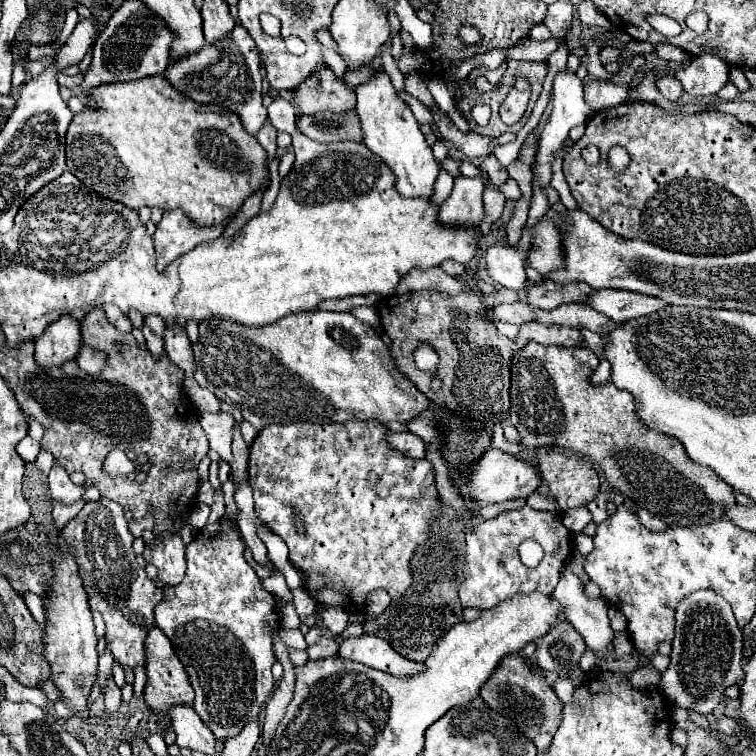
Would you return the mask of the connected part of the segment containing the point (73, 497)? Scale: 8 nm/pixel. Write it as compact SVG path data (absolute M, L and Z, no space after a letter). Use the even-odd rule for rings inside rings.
M55 464L49 472L49 490L51 490L53 498L63 504L73 504L73 502L81 500L85 494L85 490L81 486L75 486L69 480L69 474L65 474L63 466L59 466L59 464Z

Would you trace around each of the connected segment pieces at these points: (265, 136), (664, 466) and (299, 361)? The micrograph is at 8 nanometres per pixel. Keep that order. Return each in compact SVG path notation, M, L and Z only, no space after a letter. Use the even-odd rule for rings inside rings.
M267 120L265 126L259 130L257 140L259 140L259 144L267 150L269 160L273 160L273 156L275 156L275 152L277 152L277 130L271 126L269 120Z
M529 342L511 358L511 410L509 422L521 434L523 446L541 448L541 446L559 446L573 454L589 458L605 472L607 484L631 498L639 508L649 510L653 516L659 516L669 526L691 526L691 524L709 524L713 520L725 518L725 508L735 504L733 492L725 482L713 474L713 470L703 468L693 462L677 438L661 434L645 426L635 412L635 402L629 392L619 390L613 382L593 384L589 378L599 366L599 358L589 348L563 348L563 346L543 346Z
M309 310L309 312L299 312L299 314L289 314L283 316L279 320L275 320L273 324L267 326L259 326L259 328L249 328L243 326L239 322L227 320L227 318L205 318L199 322L199 338L197 342L193 342L193 352L195 352L195 380L201 388L207 388L209 392L213 392L221 402L225 400L227 404L233 404L235 408L241 410L243 418L247 422L251 422L253 426L269 426L269 424L293 424L293 422L313 422L313 424L331 424L331 422L345 422L349 418L357 418L357 420L369 420L375 418L379 422L389 422L389 420L399 420L399 422L409 422L415 416L419 416L419 412L427 410L429 400L415 388L413 382L409 382L393 364L393 358L389 354L389 348L383 344L383 340L377 336L377 332L371 328L369 332L369 324L357 320L353 314L341 314L341 312L325 312L325 310Z

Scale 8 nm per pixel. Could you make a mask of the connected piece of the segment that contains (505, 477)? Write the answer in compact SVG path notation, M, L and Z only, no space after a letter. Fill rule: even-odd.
M497 448L487 450L481 462L477 462L467 474L453 474L451 478L455 480L455 488L461 494L471 496L471 500L477 502L479 506L489 506L495 502L505 502L505 500L515 500L515 498L527 498L541 486L541 474L537 466L533 466L531 462L519 460L517 456L497 450Z

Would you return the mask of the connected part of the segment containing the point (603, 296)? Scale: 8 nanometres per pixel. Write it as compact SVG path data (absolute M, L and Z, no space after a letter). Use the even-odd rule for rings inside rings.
M595 290L589 296L589 306L593 306L597 312L603 312L617 324L623 324L627 320L653 314L665 308L667 302L663 302L661 298L627 290Z

